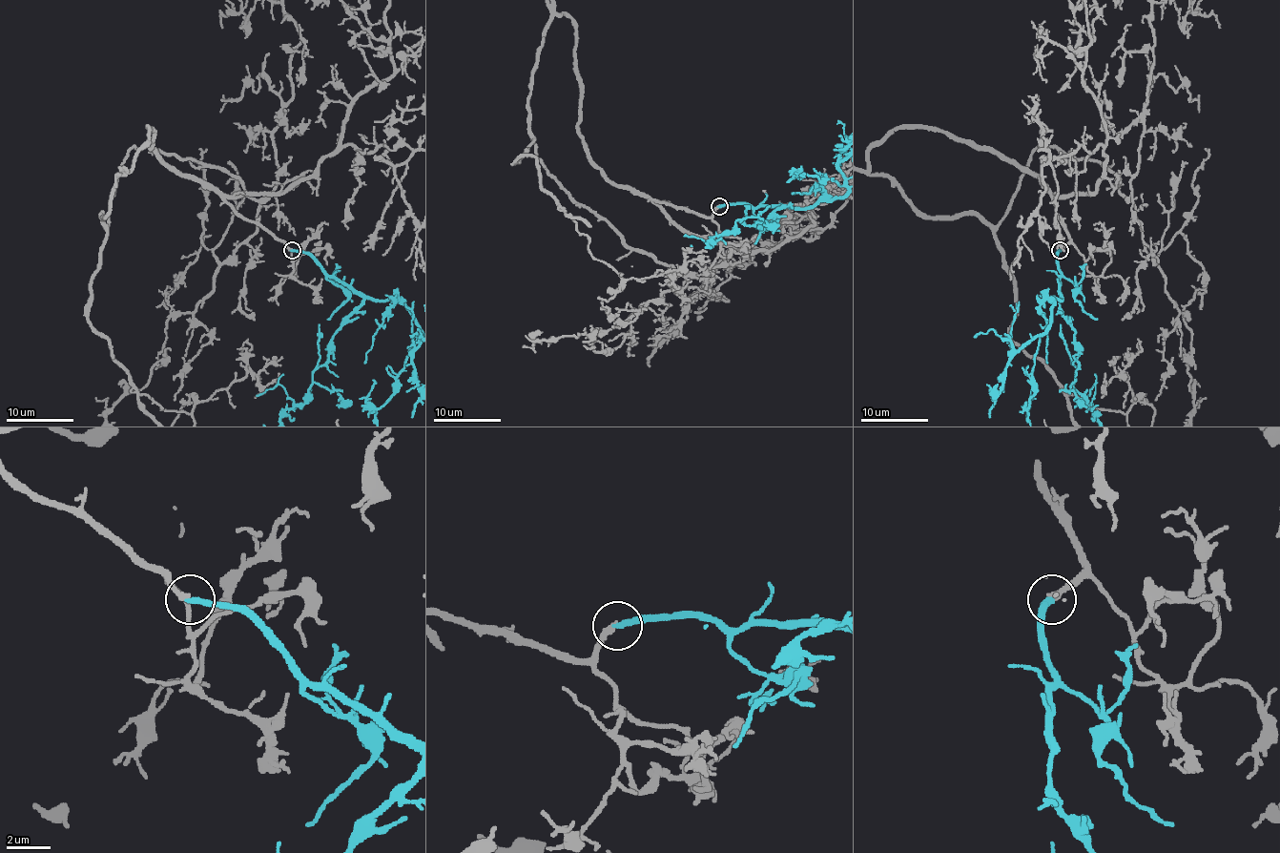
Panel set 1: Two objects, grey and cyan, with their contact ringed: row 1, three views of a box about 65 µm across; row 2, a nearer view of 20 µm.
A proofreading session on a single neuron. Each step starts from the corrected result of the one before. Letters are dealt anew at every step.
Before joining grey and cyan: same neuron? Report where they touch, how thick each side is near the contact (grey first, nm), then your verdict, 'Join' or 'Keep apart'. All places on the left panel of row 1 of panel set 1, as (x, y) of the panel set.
Place: (292, 250). Thickness 240 nm (grey) against 260 nm. Join

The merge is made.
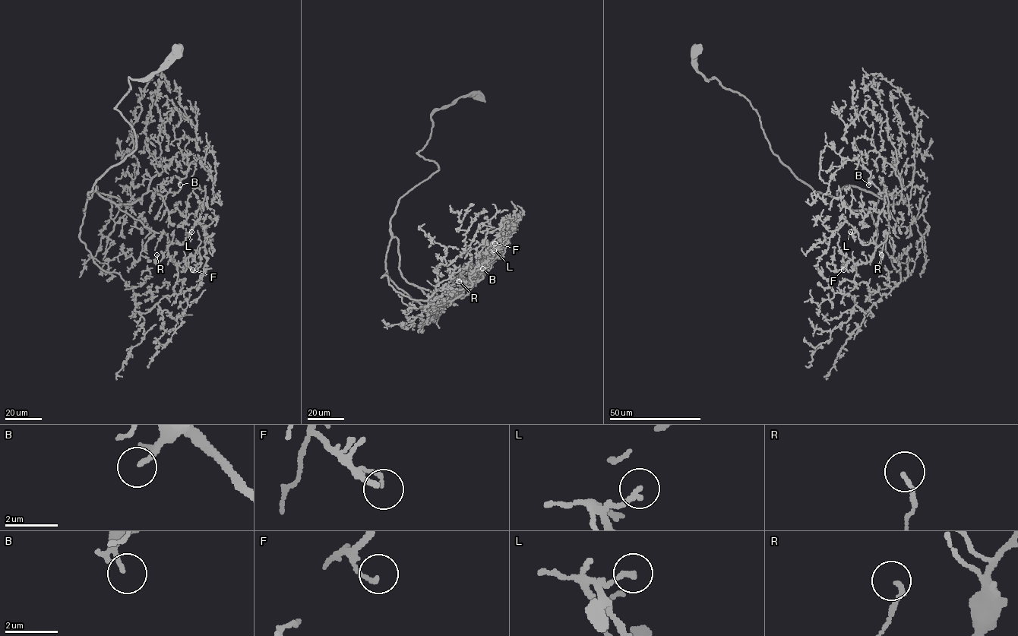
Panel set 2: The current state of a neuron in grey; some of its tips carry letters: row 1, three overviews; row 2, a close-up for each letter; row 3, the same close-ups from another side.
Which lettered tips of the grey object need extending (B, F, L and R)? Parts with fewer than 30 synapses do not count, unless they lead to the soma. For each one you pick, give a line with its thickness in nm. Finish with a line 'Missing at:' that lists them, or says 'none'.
B: calibre 150 nm
Missing at: B

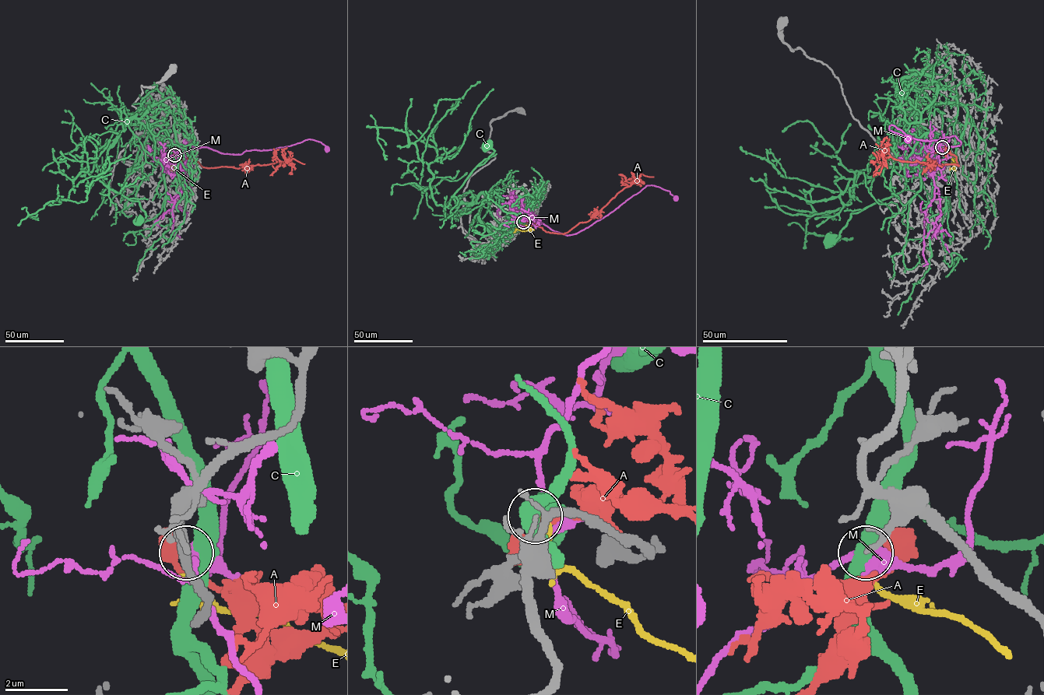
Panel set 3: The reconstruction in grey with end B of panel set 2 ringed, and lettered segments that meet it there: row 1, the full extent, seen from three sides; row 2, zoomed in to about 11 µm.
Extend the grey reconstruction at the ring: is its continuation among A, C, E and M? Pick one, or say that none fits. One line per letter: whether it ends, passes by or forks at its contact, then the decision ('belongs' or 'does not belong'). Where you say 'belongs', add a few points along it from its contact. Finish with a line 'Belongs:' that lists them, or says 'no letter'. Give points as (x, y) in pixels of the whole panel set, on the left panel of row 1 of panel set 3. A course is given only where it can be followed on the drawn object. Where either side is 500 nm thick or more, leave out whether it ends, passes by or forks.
A: does not belong
C: does not belong
E: it ends | does not belong
M: it forks | does not belong
Belongs: no letter

